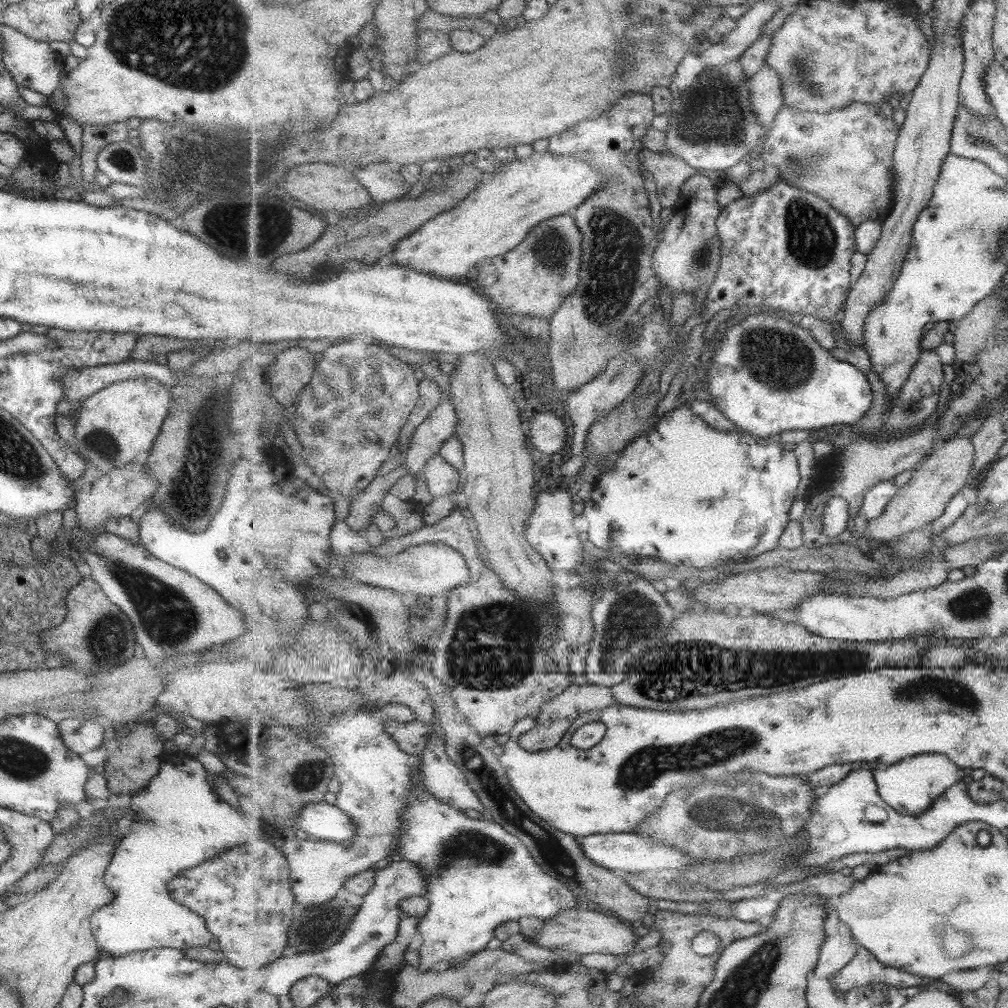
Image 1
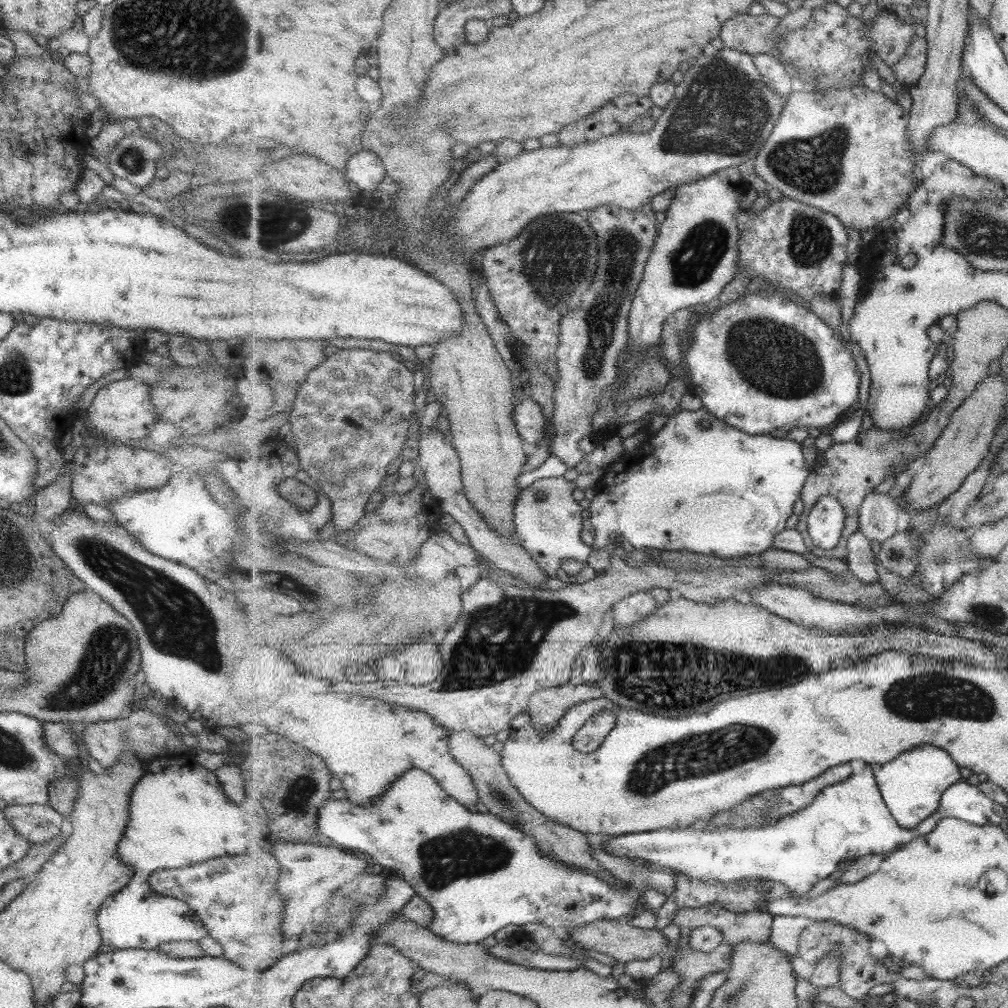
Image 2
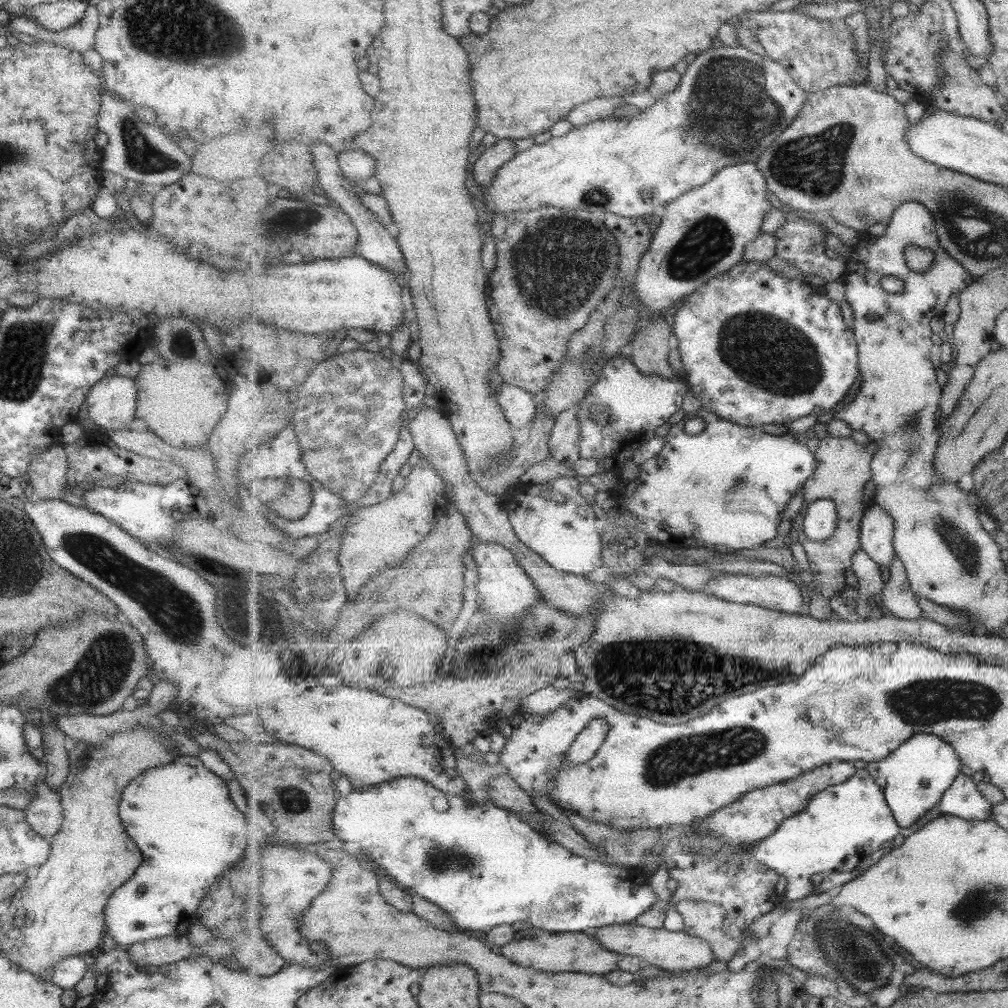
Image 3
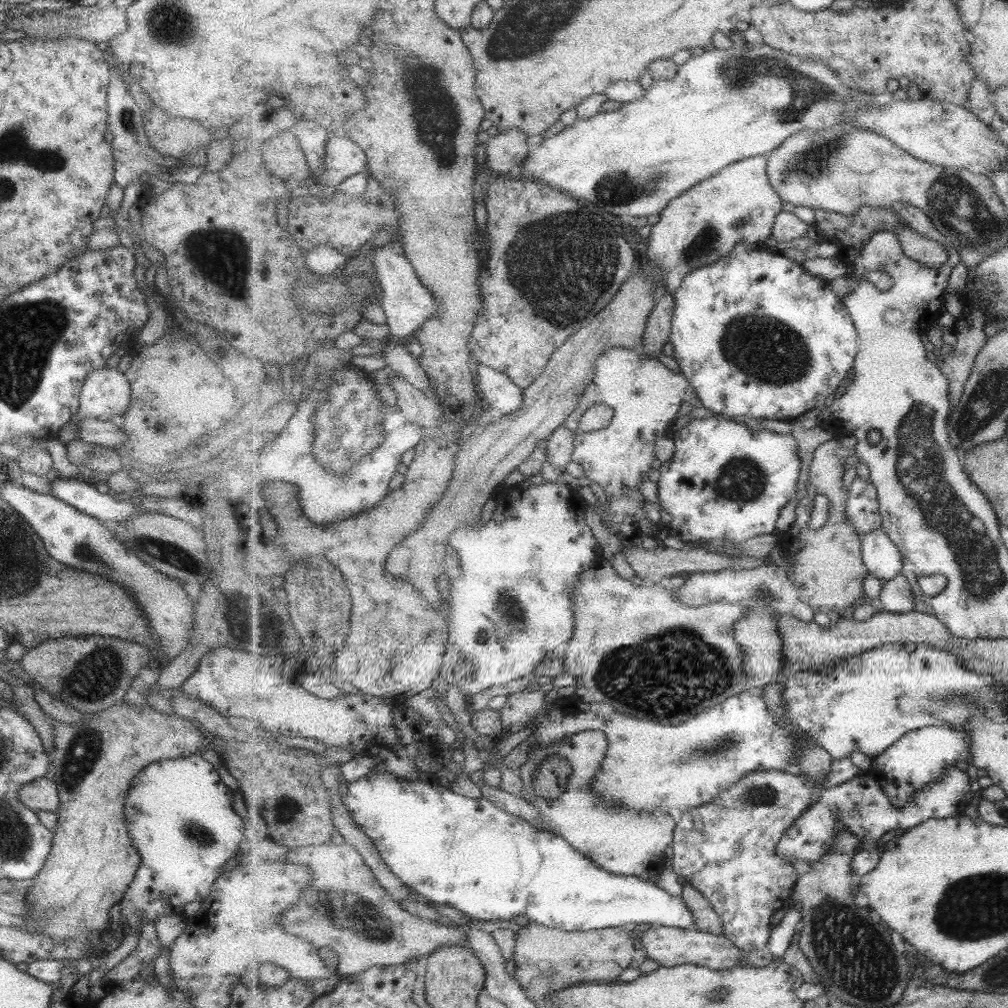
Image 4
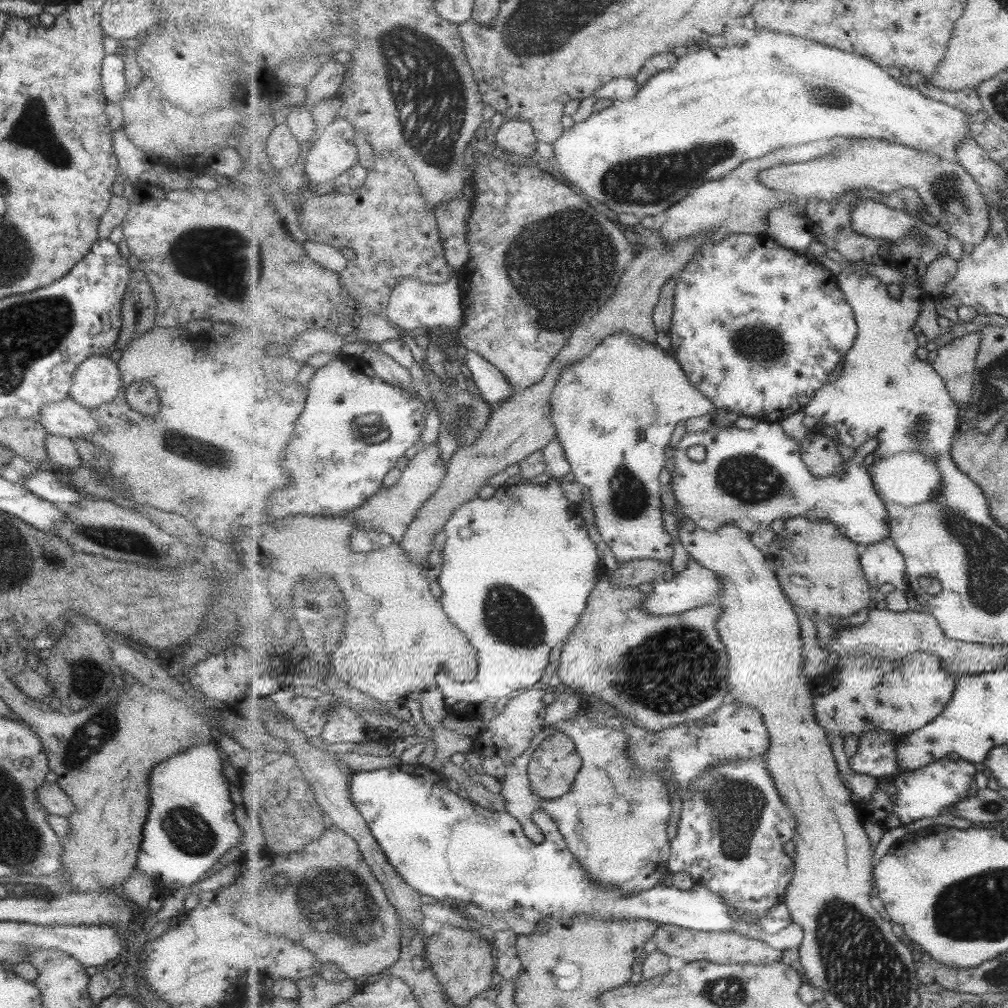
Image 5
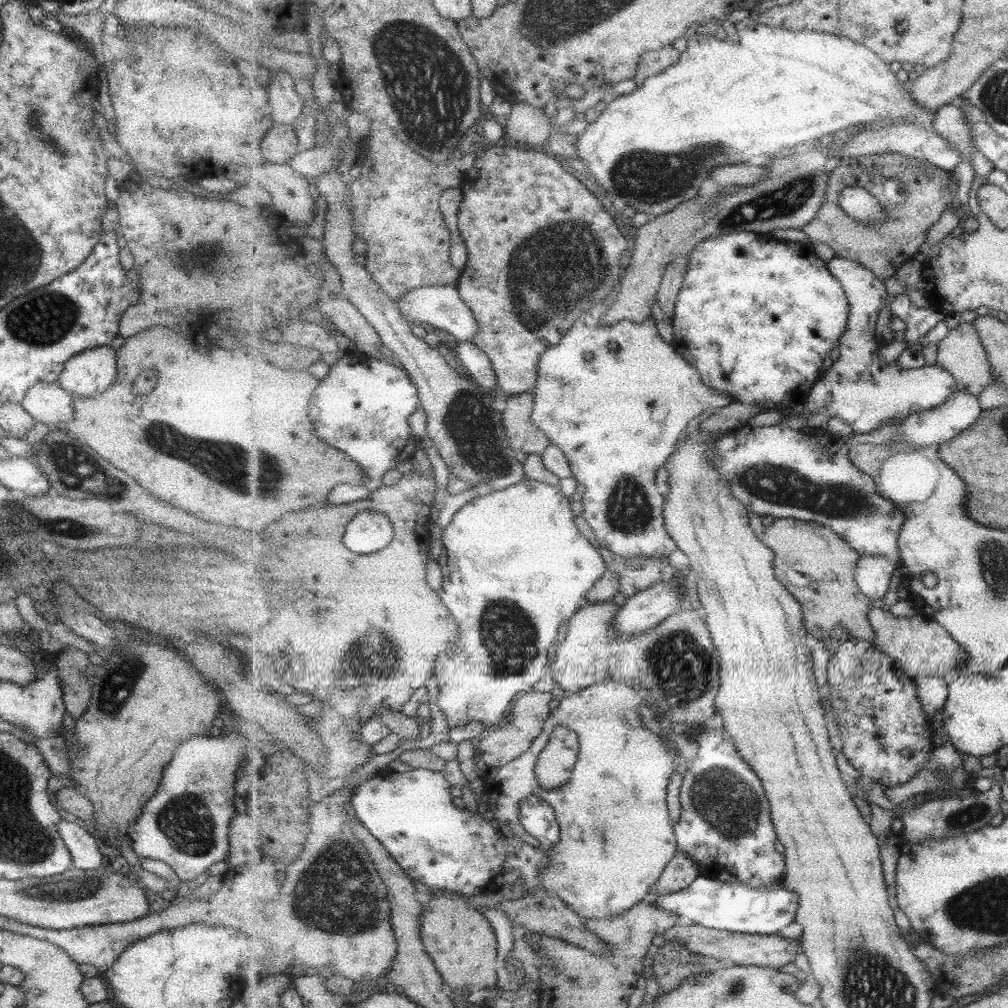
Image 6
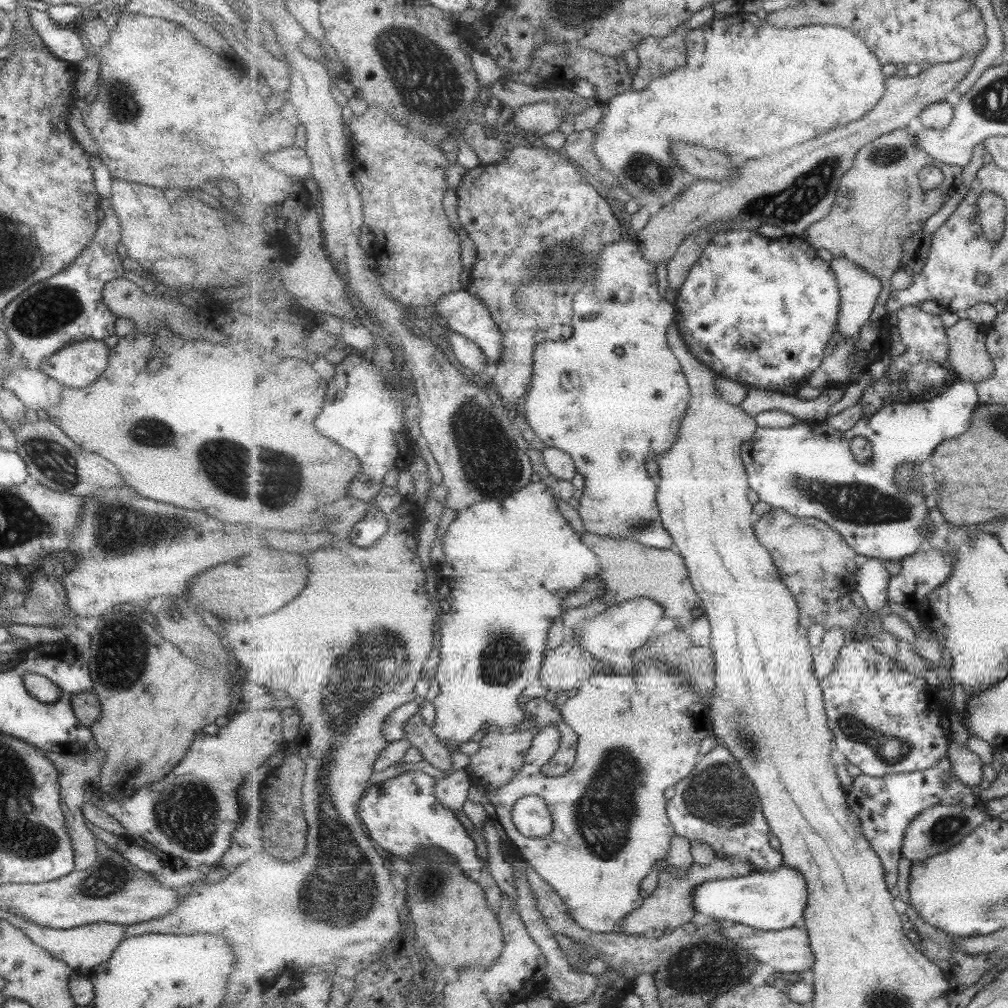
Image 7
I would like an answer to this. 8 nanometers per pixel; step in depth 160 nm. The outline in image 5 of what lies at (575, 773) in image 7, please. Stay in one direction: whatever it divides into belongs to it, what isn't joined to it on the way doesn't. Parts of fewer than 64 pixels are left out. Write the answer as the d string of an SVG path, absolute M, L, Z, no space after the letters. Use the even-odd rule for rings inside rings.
M574 718L556 722L533 737L530 747L506 765L506 775L499 777L506 810L518 818L526 835L536 843L542 841L534 814L544 810L557 823L575 858L594 878L596 883L619 889L624 897L649 890L672 874L670 856L670 822L674 809L671 796L658 770L636 768L630 755L628 734L595 722L593 718ZM553 732L568 734L582 756L582 767L577 773L571 792L559 798L543 798L533 793L528 778L528 764L539 745Z

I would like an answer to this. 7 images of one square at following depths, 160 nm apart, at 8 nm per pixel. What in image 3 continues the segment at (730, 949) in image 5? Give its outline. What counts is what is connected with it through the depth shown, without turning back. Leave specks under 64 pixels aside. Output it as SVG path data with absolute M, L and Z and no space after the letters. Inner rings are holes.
M631 922L598 928L594 932L594 937L599 940L599 943L603 944L603 947L613 951L613 953L621 956L638 957L645 964L657 966L664 971L671 972L671 974L701 969L709 966L711 962L717 962L715 952L706 939L687 934L684 930L671 932L665 927L649 928L648 926L639 926L635 922Z

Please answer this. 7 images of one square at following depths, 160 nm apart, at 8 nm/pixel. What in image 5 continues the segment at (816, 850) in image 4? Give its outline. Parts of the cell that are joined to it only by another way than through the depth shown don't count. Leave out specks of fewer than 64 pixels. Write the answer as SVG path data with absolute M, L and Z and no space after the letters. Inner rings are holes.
M948 756L931 762L923 768L903 772L895 778L894 784L898 791L894 794L894 800L889 798L887 792L877 789L870 801L857 799L853 794L855 807L863 821L870 820L883 829L885 829L884 817L891 812L898 816L902 825L911 824L921 818L935 818L941 814L948 814L952 806L977 794L979 788L975 782L975 774L977 774L975 763L958 756Z

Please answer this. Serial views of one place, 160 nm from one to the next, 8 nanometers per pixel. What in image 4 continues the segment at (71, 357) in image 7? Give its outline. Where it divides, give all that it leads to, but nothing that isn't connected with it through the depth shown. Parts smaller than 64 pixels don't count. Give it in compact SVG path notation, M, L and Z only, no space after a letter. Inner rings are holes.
M103 367L92 370L85 377L81 387L78 409L74 417L108 421L112 416L121 416L128 407L130 393L130 384L126 376L118 371L117 368L107 369Z

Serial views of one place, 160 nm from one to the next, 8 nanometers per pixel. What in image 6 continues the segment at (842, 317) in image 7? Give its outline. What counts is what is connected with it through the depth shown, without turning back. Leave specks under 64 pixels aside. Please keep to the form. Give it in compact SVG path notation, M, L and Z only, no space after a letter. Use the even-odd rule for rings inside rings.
M837 256L827 261L829 272L841 281L849 302L849 320L838 349L840 357L823 373L811 389L805 401L809 412L826 410L833 420L842 418L843 422L855 428L855 433L867 434L881 428L893 418L905 418L908 414L943 406L958 390L956 378L950 371L935 365L933 368L901 368L897 360L892 363L881 362L879 348L882 340L875 334L879 310L887 304L887 292L882 280L859 262Z

